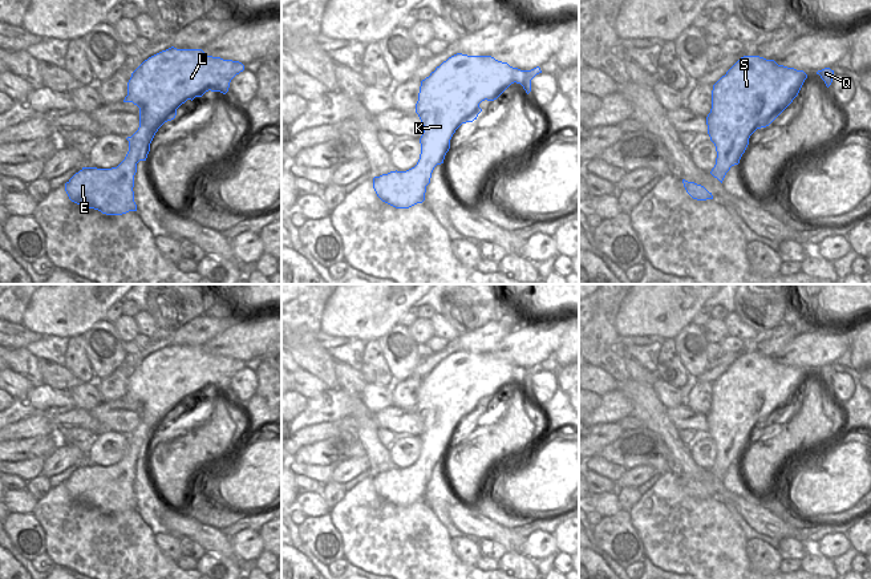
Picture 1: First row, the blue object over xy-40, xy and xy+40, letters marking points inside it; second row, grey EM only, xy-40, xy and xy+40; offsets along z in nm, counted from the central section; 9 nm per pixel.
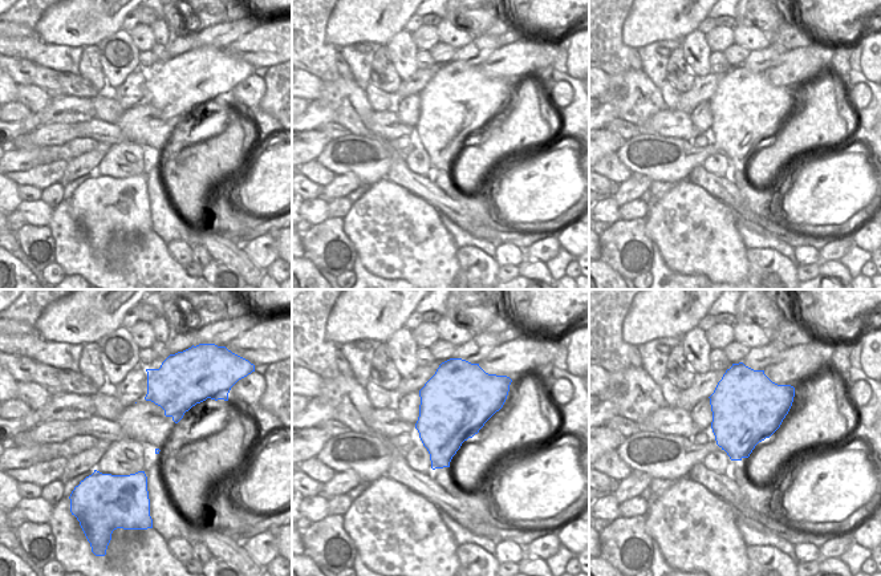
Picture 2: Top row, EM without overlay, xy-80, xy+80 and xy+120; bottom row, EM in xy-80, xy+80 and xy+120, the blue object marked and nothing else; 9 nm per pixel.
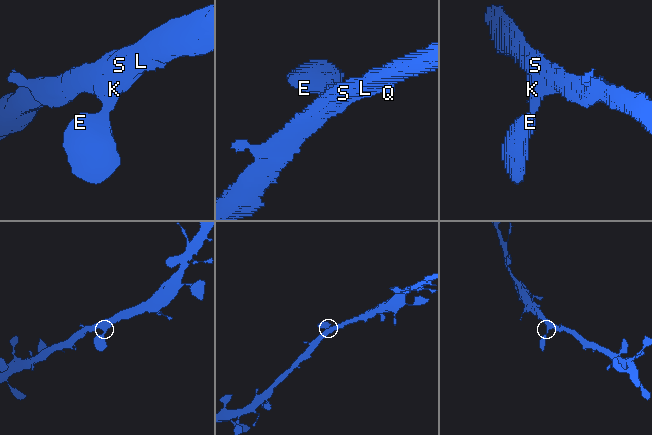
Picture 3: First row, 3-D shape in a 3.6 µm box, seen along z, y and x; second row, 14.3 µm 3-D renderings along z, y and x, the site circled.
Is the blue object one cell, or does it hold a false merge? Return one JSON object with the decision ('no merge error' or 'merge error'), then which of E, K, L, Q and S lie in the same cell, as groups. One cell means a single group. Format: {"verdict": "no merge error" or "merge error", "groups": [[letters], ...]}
{"verdict": "no merge error", "groups": [["E", "K", "L", "Q", "S"]]}

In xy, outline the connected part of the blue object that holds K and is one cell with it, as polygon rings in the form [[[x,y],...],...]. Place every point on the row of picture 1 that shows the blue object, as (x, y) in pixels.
[[[457,53],[443,61],[429,77],[421,81],[420,86],[418,101],[416,104],[416,113],[424,125],[424,133],[420,138],[420,159],[414,167],[406,171],[396,170],[374,177],[373,189],[377,197],[396,208],[409,208],[417,203],[422,203],[432,173],[437,165],[443,163],[455,130],[462,124],[477,120],[482,112],[479,108],[482,101],[497,100],[514,82],[520,84],[528,94],[531,92],[531,80],[539,73],[542,73],[539,66],[531,70],[520,70],[491,56]]]

